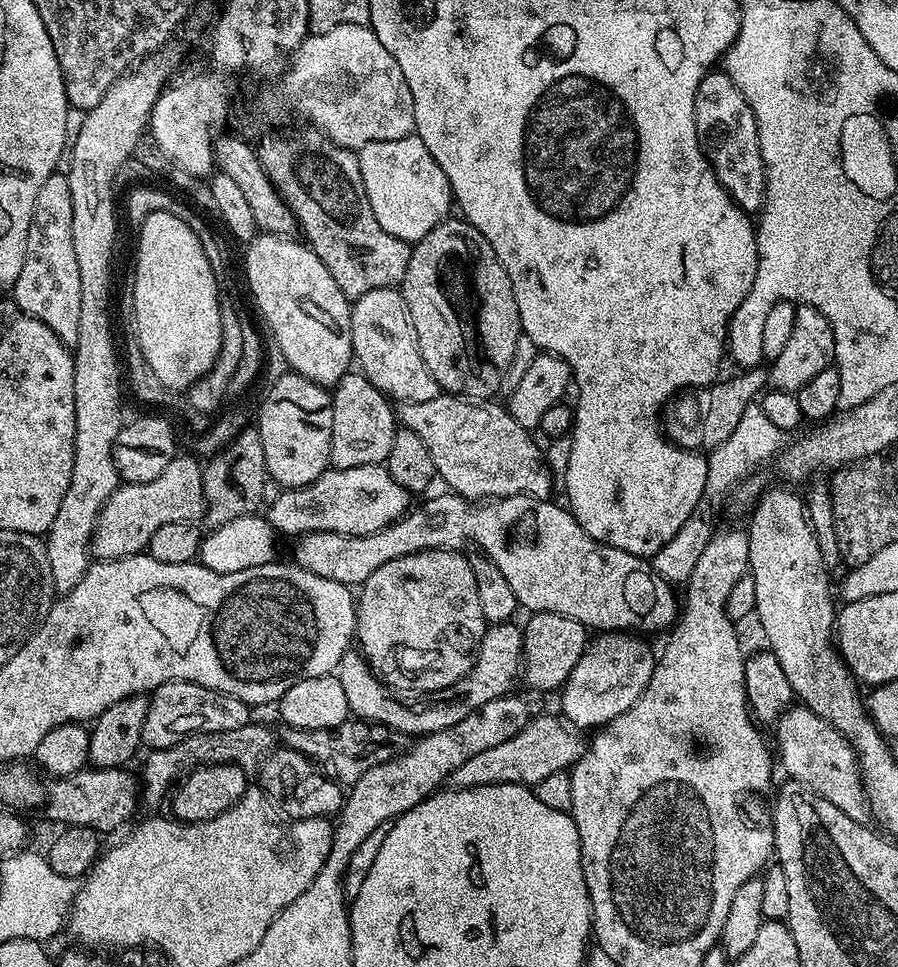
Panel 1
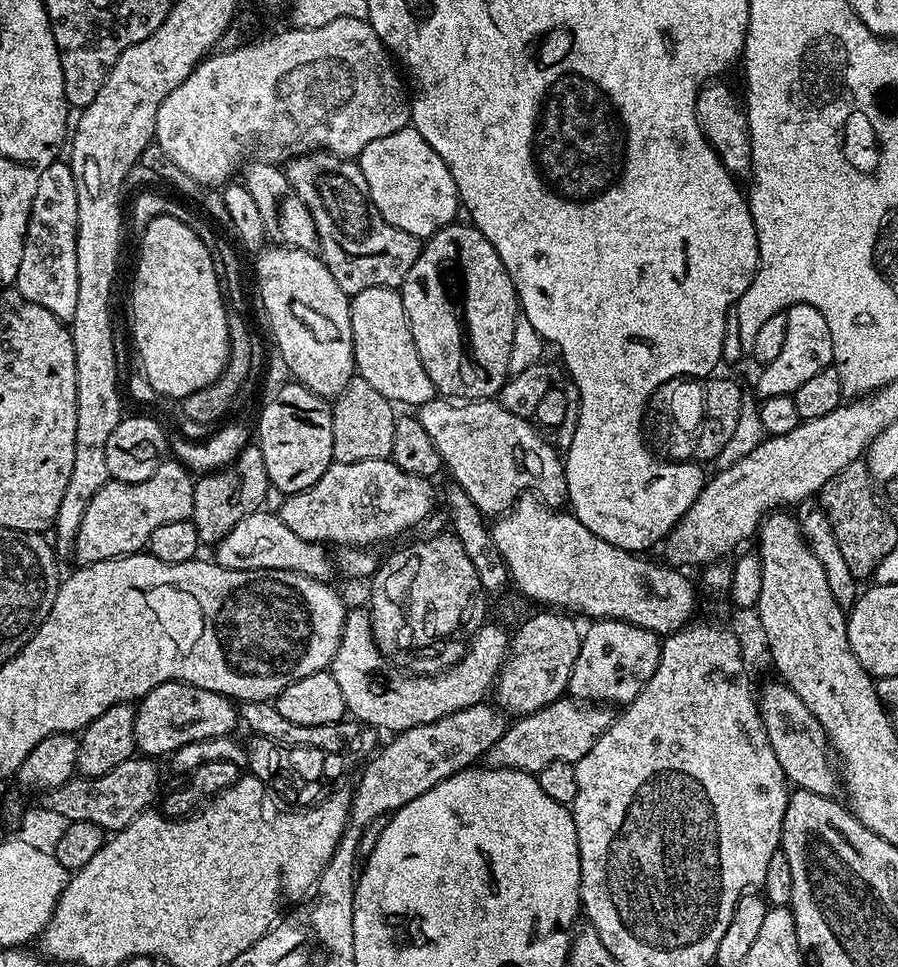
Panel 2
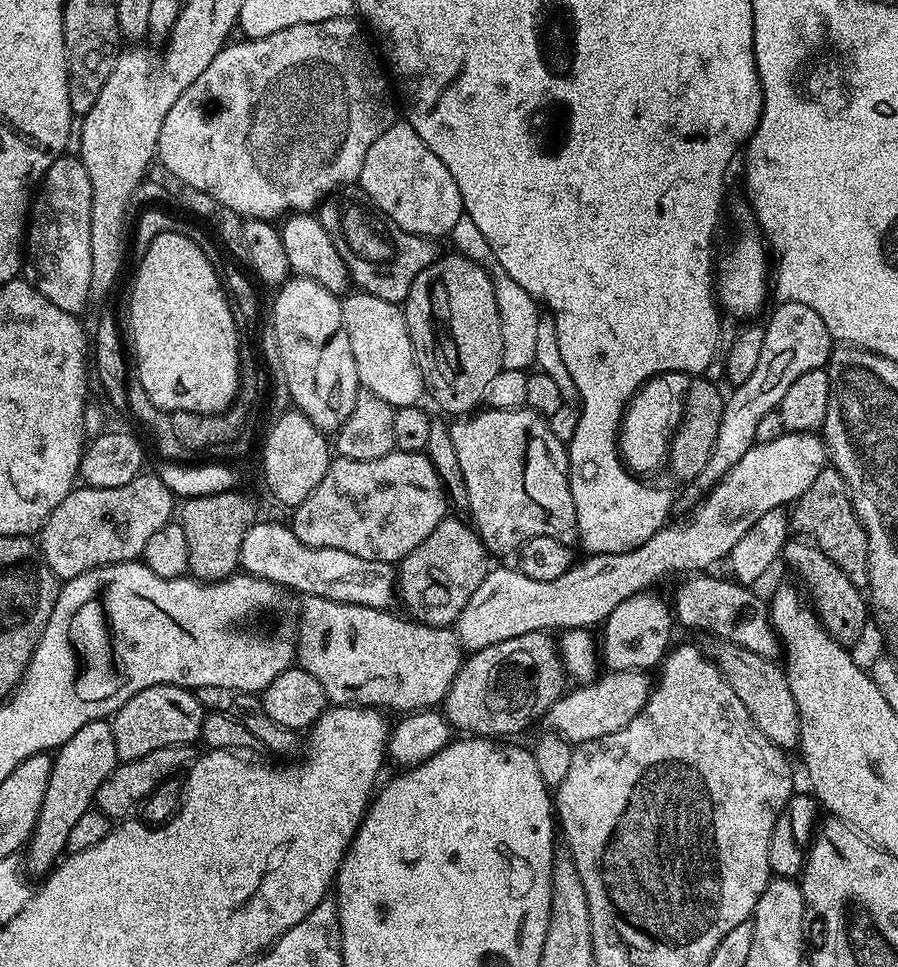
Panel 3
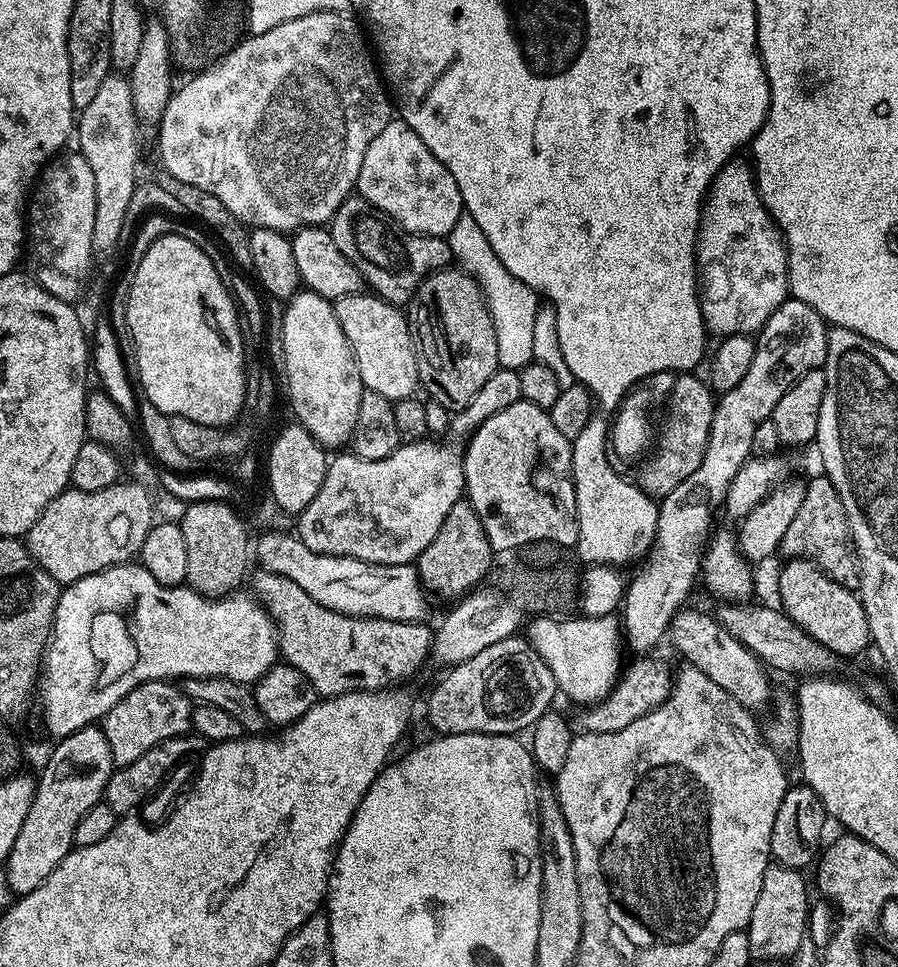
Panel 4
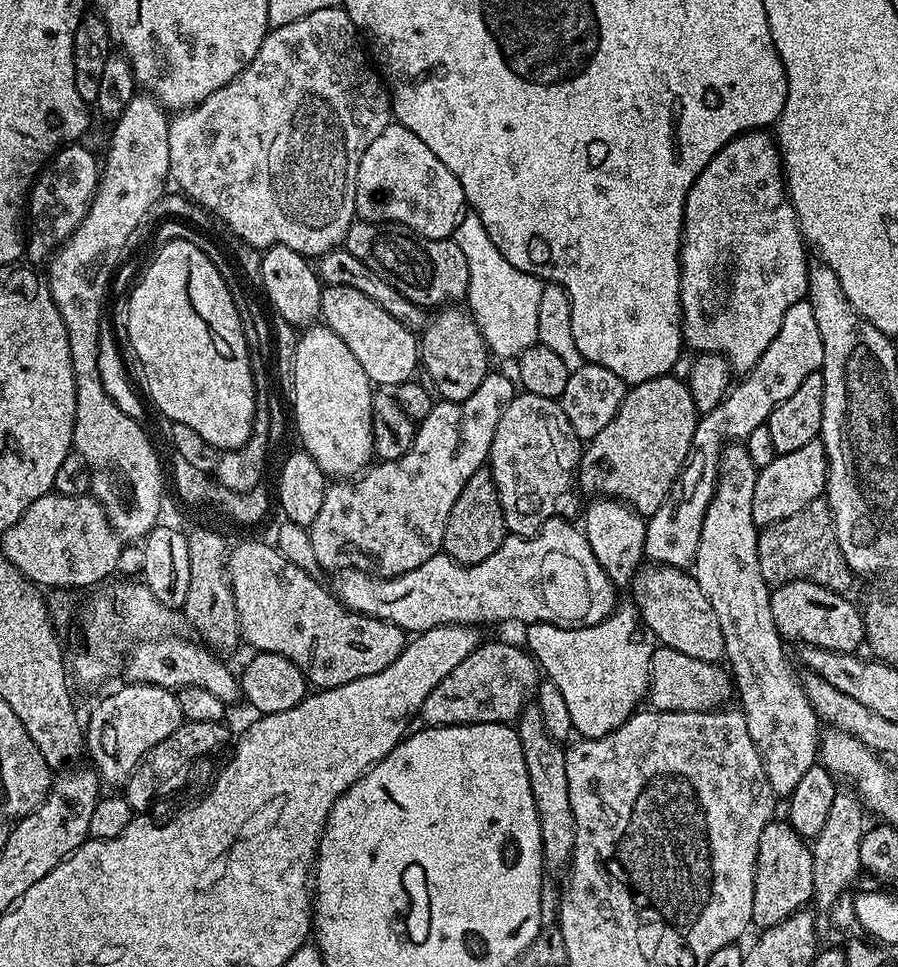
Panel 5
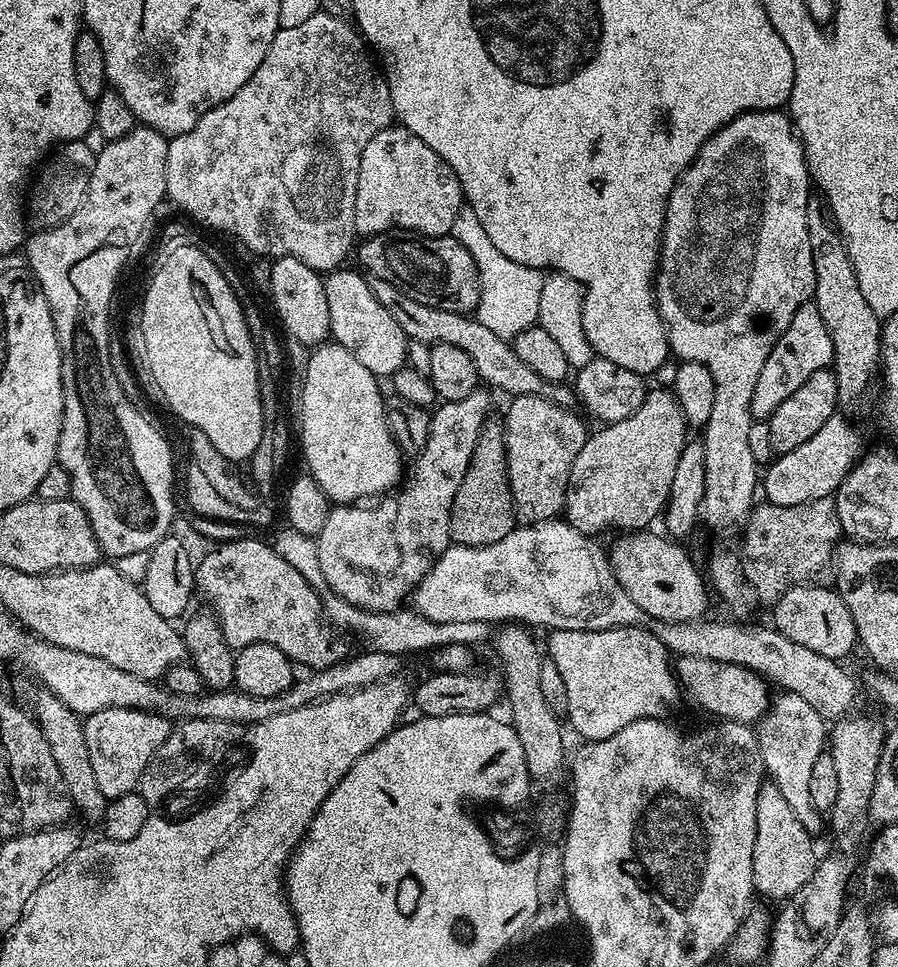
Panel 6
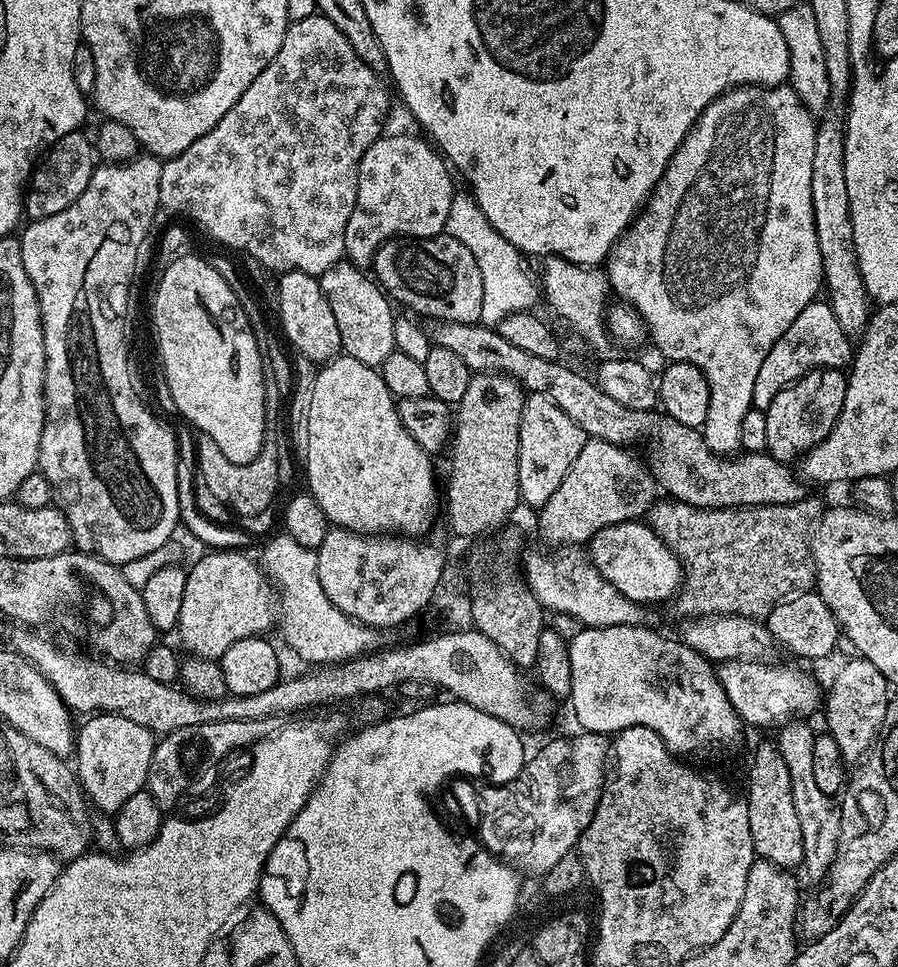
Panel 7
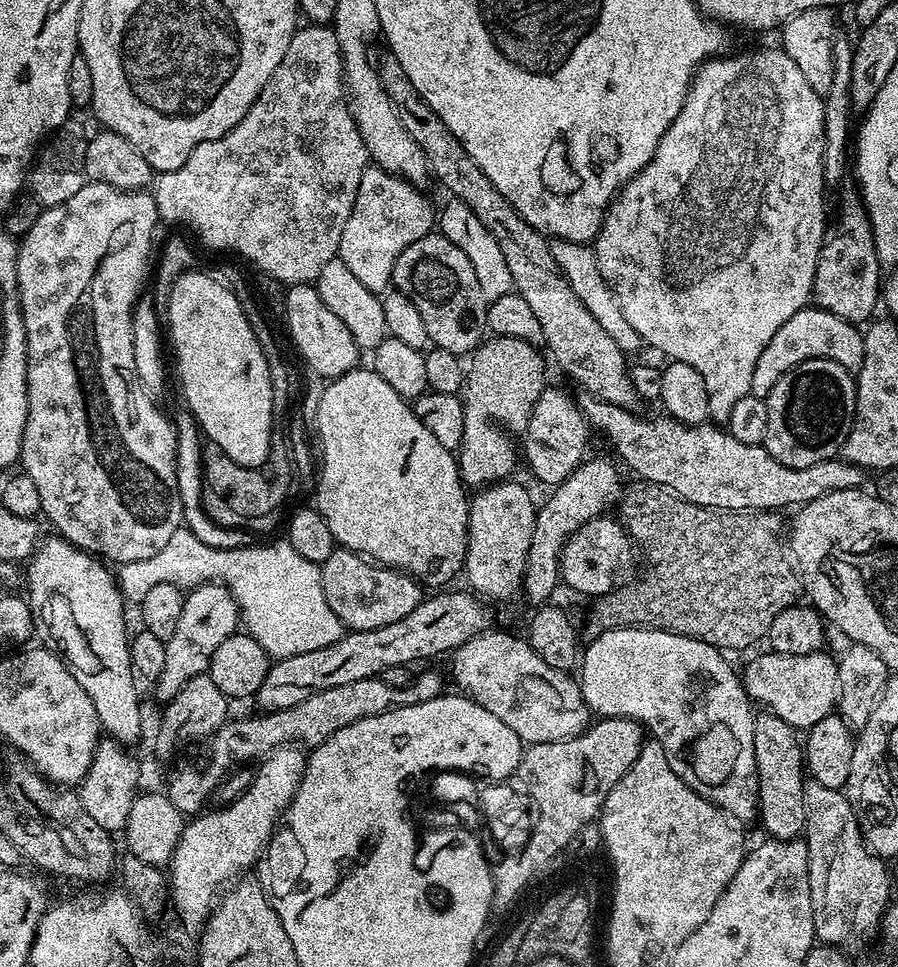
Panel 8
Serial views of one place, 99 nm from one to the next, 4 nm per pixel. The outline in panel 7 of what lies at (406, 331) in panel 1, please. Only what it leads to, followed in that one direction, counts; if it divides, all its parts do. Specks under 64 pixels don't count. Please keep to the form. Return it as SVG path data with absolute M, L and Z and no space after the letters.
M347 258L330 266L330 270L323 272L318 279L322 294L326 294L326 302L330 302L334 323L338 326L343 355L379 369L380 365L386 362L386 358L390 358L390 354L396 351L394 322L397 313L392 312L393 301L363 267L353 264Z

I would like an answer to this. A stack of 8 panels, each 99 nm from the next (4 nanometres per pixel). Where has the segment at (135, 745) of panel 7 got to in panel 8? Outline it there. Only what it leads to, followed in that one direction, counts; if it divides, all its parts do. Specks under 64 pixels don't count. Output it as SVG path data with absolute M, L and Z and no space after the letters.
M100 738L90 768L78 785L78 795L86 814L90 814L90 818L94 818L94 822L98 822L98 826L102 826L102 830L109 834L123 833L126 818L130 818L130 806L134 806L134 798L141 787L140 768L128 752L131 751L118 741Z

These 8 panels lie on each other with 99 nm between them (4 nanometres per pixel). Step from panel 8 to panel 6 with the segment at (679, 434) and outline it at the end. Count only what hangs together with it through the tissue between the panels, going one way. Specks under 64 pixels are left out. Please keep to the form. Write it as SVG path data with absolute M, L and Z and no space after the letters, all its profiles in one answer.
M368 276L368 285L370 290L374 290L374 298L378 298L378 302L382 302L382 306L386 306L386 310L394 317L394 322L402 326L409 341L429 346L458 346L458 350L466 350L466 354L470 354L470 362L474 362L477 377L483 383L485 380L489 389L497 388L500 392L508 392L509 397L545 396L550 402L567 409L577 403L576 393L567 383L552 384L549 380L542 379L535 370L526 366L526 362L522 362L522 358L518 358L518 354L514 354L509 341L486 330L486 326L482 326L482 322L477 320L475 315L454 314L454 310L438 310L438 306L426 306L410 298L410 294L402 294L402 290L377 276Z

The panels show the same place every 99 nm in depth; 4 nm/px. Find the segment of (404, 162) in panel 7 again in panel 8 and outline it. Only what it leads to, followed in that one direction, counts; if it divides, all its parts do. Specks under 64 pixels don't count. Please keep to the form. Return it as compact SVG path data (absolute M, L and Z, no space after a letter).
M369 166L362 174L362 182L358 182L358 198L354 198L354 210L350 210L350 218L346 218L346 227L342 230L342 242L338 259L346 262L346 267L358 277L366 290L380 294L392 283L394 262L398 262L398 254L410 246L410 242L418 242L418 238L433 231L438 212L423 196L417 185L409 180L386 171L385 168Z

